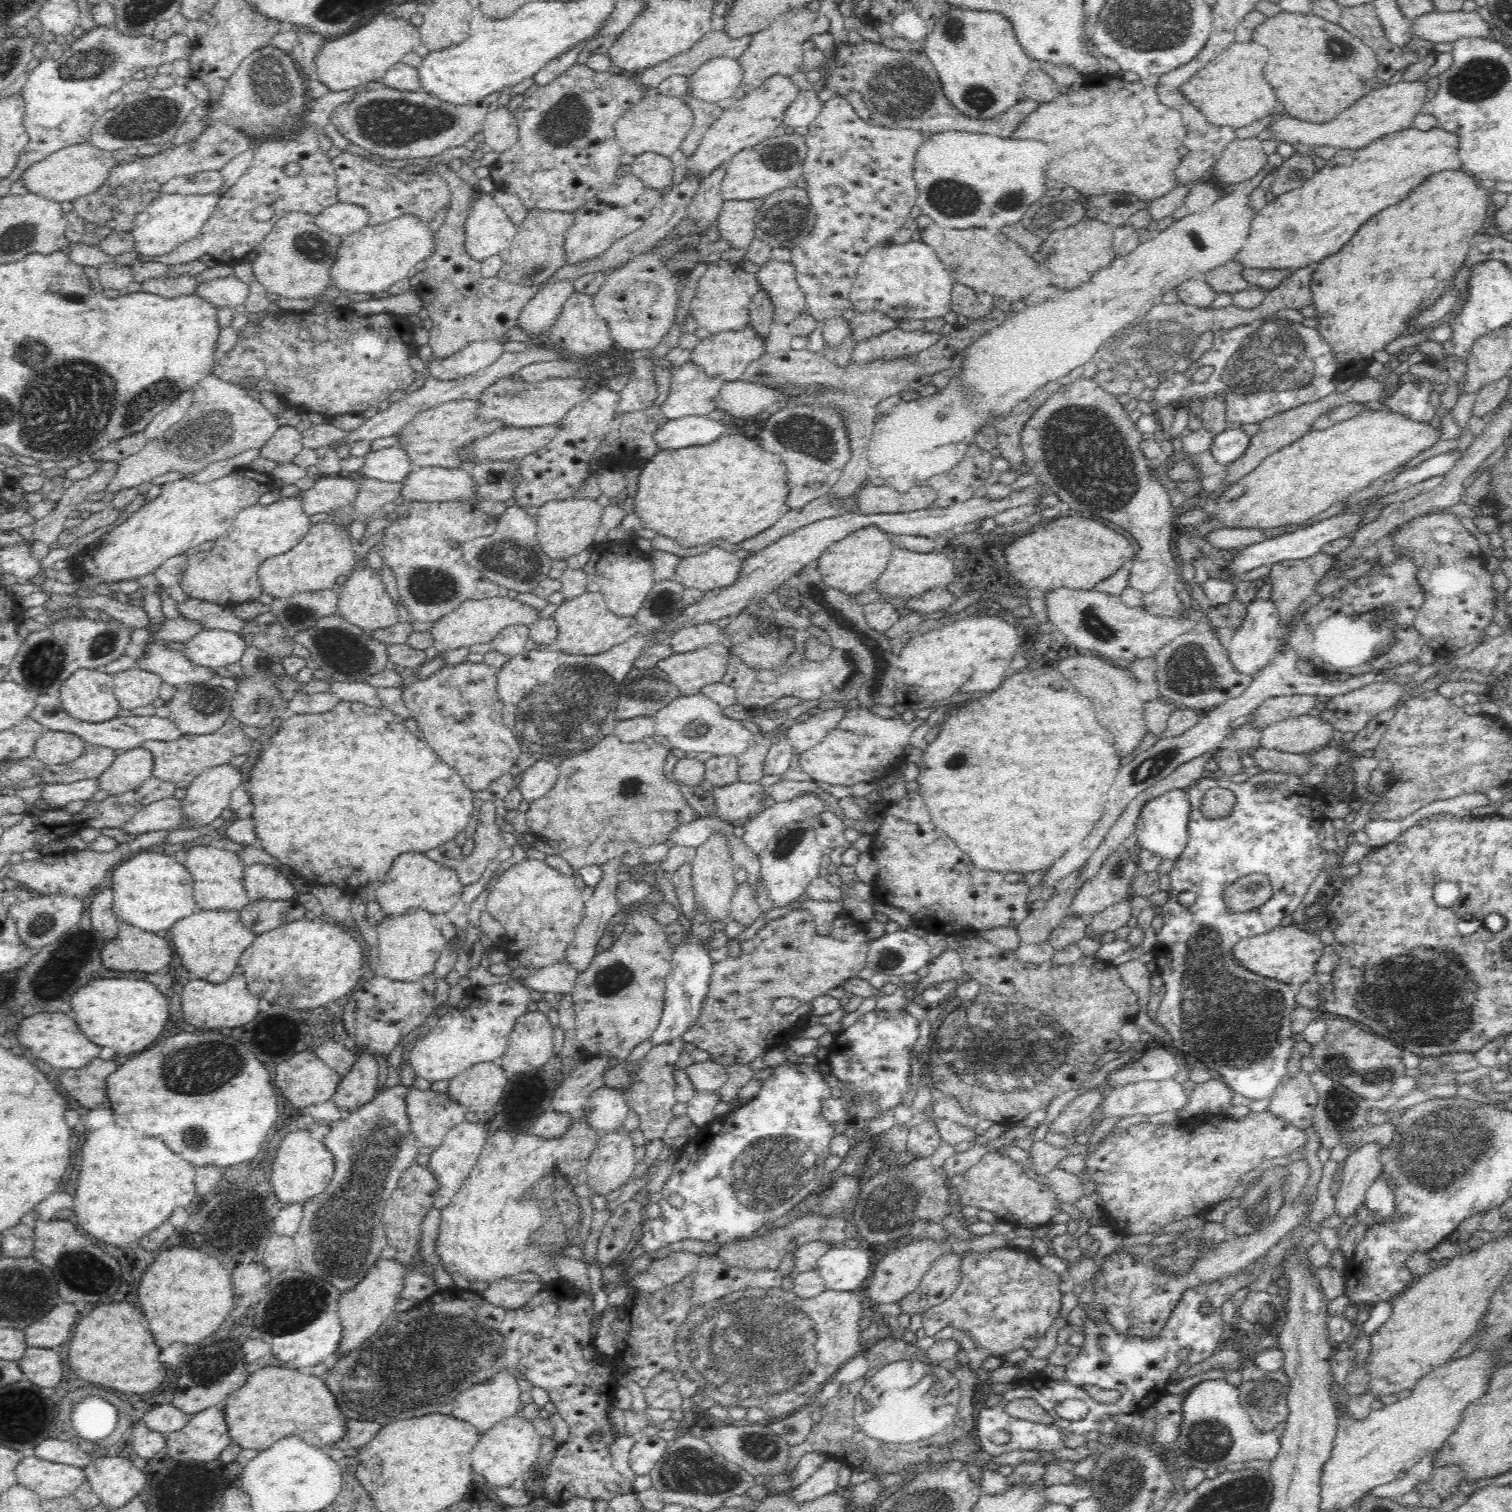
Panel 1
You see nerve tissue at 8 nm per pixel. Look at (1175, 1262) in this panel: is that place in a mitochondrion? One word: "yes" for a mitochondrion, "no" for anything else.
yes

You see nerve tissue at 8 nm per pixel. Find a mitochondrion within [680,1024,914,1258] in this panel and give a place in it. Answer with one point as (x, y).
(766, 1172)

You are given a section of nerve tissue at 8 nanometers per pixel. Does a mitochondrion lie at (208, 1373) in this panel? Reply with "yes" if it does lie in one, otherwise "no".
yes

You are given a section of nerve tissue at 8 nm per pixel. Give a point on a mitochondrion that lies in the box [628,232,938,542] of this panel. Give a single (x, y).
(800, 435)

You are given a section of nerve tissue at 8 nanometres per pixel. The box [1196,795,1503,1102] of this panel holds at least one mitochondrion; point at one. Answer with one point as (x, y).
(1417, 995)

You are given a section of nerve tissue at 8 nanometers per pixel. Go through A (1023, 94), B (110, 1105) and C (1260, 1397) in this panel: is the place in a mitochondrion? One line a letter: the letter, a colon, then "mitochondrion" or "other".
A: other
B: other
C: mitochondrion

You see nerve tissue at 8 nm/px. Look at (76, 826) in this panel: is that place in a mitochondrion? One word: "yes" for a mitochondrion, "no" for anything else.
no

